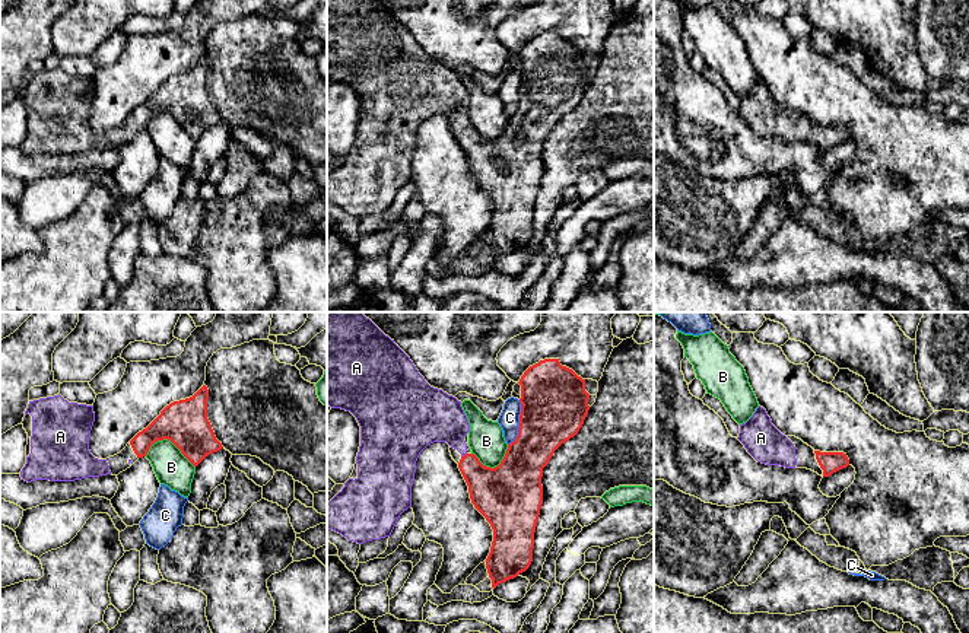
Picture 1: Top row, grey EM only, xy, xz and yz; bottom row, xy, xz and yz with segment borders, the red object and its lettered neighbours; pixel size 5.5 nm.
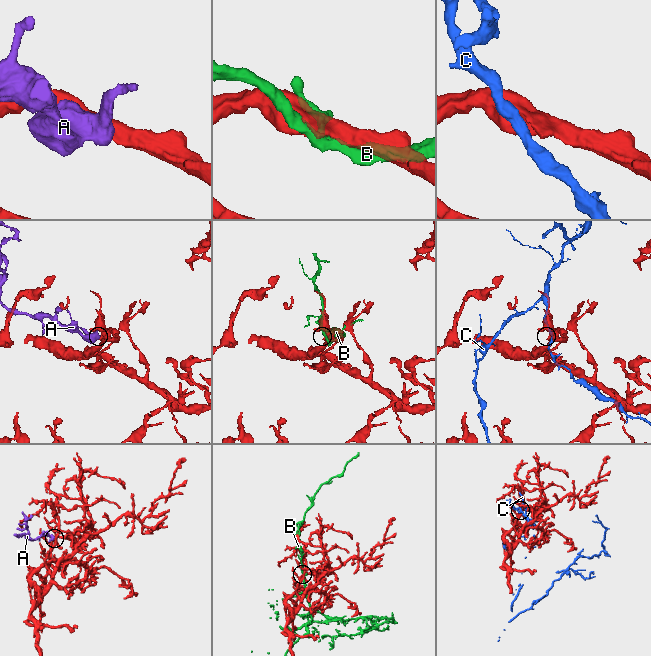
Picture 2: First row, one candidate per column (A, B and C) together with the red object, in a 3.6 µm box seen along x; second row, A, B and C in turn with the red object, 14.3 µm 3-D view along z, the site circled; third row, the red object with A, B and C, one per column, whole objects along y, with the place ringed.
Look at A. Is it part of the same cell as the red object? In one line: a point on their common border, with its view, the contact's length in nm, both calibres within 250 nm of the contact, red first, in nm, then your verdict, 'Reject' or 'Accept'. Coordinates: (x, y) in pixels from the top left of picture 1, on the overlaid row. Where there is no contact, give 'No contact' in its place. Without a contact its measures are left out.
Touches red at xz (464, 455). Shared border 40 nm. Thickness 260 nm (red) against 280 nm. Accept

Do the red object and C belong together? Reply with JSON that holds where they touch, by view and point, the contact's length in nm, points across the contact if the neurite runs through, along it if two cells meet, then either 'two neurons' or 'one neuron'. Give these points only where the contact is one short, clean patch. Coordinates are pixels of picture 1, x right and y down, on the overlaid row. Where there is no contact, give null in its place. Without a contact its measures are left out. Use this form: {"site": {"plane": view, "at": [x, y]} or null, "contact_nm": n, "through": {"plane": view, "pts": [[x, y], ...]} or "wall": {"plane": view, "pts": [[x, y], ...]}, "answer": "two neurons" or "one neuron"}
{"site": {"plane": "xz", "at": [520, 423]}, "contact_nm": 260, "answer": "two neurons"}

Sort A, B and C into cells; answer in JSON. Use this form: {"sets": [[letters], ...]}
{"sets": [["A"], ["B"], ["C"]]}

